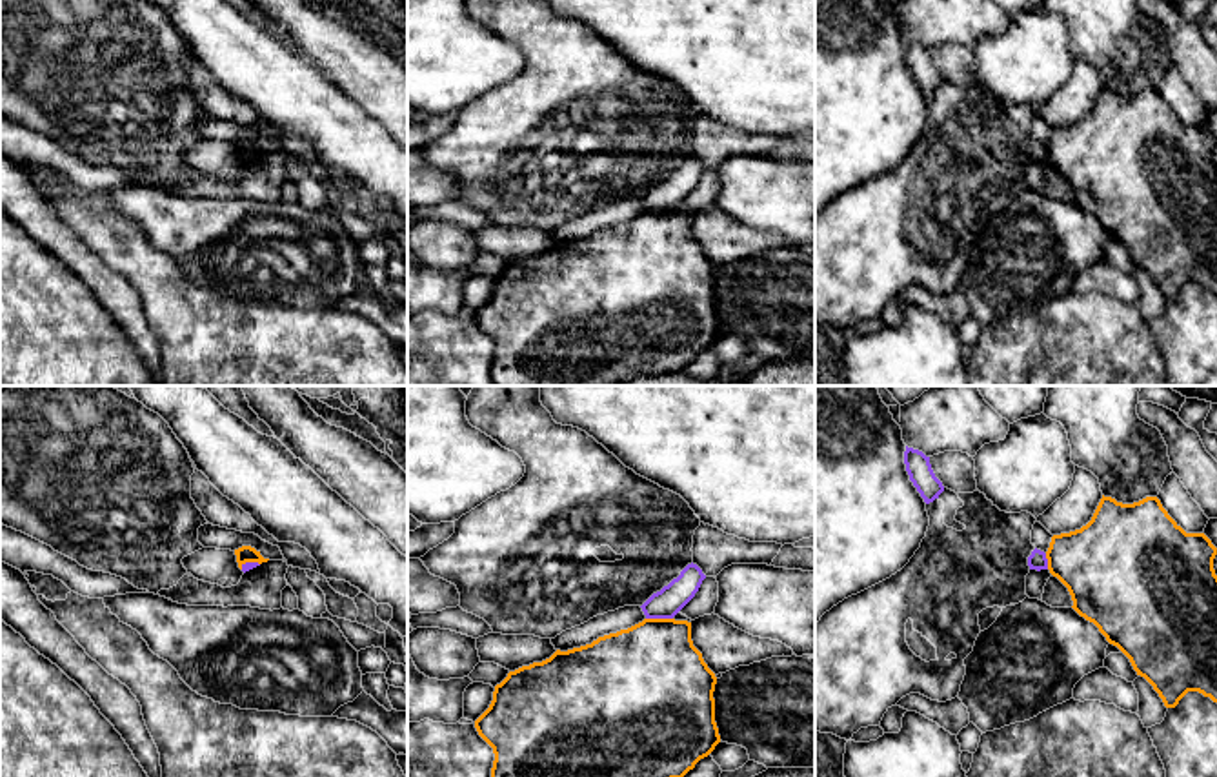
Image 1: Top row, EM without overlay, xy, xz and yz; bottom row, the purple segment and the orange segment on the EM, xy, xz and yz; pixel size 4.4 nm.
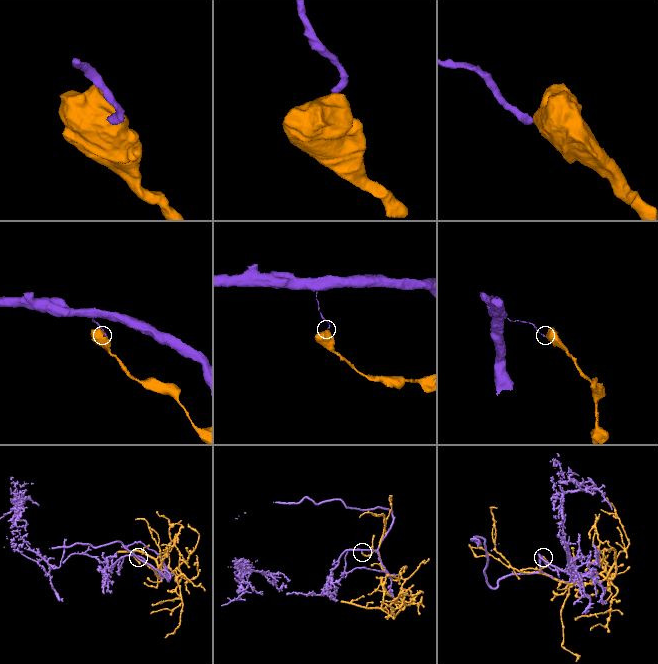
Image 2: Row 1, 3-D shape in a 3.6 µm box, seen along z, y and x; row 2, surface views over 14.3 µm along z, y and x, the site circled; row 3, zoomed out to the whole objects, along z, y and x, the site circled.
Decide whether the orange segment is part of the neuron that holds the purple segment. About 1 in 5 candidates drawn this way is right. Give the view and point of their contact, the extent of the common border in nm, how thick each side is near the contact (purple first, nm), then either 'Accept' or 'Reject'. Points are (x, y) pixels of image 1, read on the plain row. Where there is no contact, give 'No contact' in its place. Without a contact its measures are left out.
Touches purple at xz (659, 210). Shared border 120 nm. Thickness 130 nm (purple) against 440 nm. Reject

